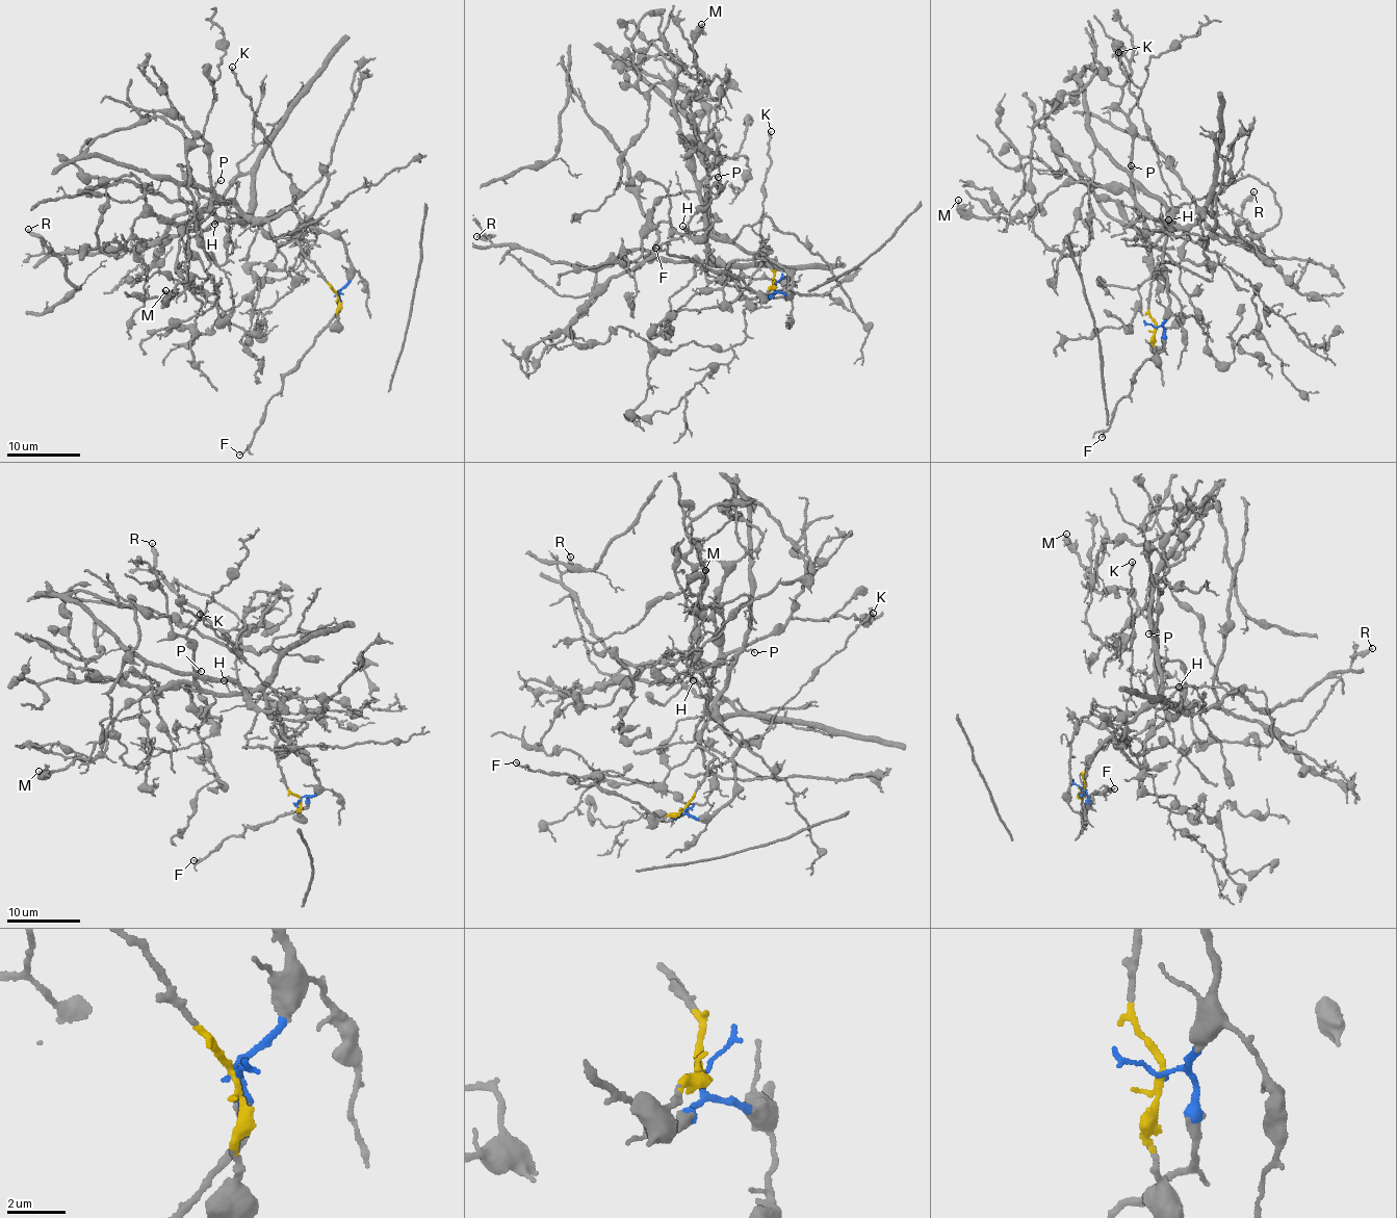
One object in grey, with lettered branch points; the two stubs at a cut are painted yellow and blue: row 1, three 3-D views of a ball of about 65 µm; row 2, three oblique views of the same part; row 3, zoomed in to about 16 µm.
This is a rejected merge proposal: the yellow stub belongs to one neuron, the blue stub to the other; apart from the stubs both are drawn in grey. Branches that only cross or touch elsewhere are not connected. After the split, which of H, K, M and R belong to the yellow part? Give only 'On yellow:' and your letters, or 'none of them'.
On yellow: R

